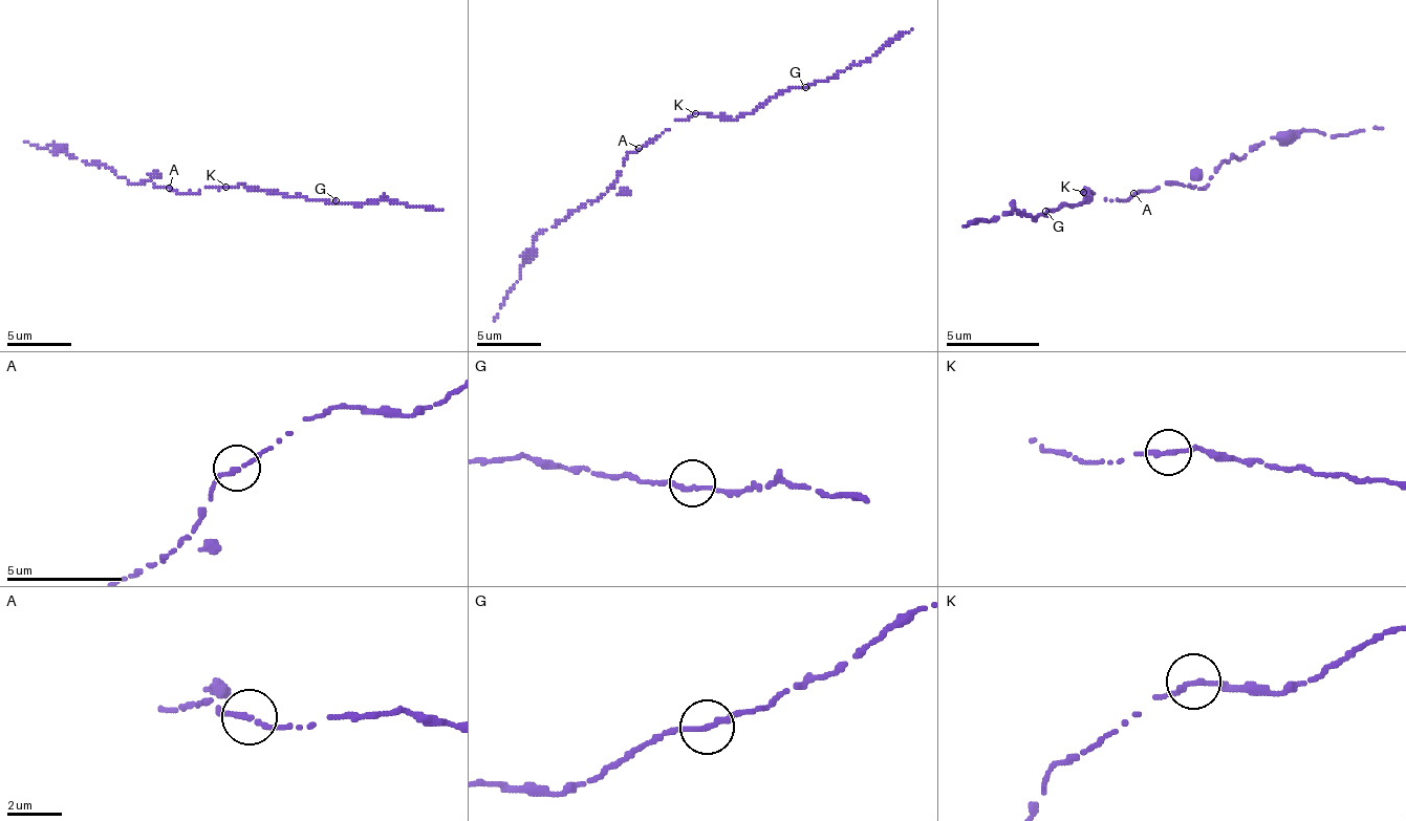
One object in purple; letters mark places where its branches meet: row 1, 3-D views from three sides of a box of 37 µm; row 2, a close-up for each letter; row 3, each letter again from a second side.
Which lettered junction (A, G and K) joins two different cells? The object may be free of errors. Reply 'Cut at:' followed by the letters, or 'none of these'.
Cut at: A

